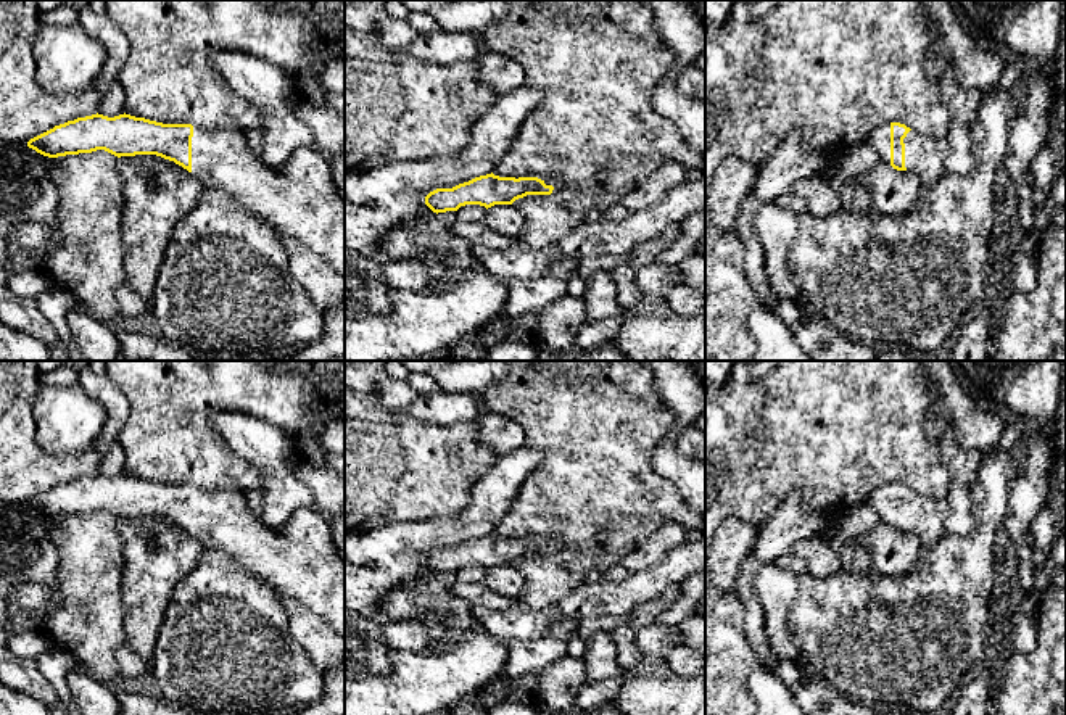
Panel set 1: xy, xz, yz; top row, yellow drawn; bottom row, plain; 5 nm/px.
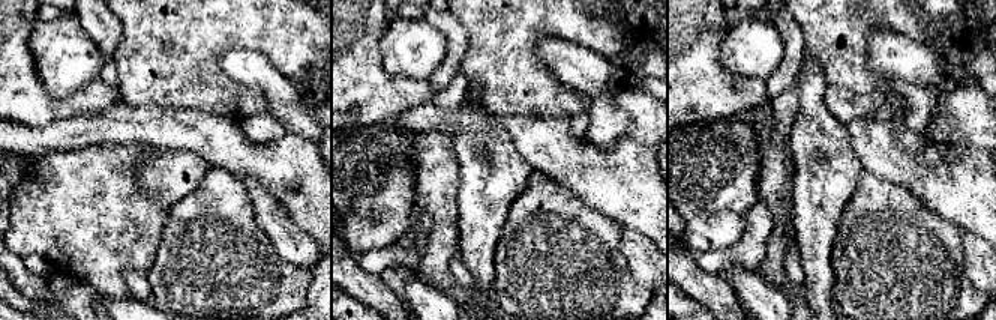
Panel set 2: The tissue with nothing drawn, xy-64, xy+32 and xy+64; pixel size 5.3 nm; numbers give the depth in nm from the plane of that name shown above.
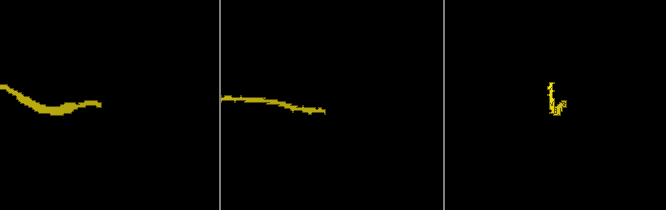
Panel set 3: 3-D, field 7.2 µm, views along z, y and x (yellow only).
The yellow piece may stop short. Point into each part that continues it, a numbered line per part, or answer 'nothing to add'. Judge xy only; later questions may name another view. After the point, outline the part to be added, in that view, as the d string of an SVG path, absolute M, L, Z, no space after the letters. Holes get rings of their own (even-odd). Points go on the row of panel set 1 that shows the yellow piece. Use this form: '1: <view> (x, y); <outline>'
1: xy (298, 198); M193 127L192 174L205 185L225 192L262 222L301 245L345 275L345 200L330 167L330 159L311 145L301 145L280 166L266 163L248 148L243 132Z

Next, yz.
1: yz (880, 140); M890 122L871 132L866 143L876 151L879 163L890 166Z

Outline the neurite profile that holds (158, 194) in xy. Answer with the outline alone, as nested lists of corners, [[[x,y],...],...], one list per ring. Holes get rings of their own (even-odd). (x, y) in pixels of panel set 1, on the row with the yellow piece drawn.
[[[156,155],[121,156],[118,161],[126,200],[122,209],[126,285],[140,295],[150,308],[171,234],[176,224],[198,205],[205,185],[182,166]]]

